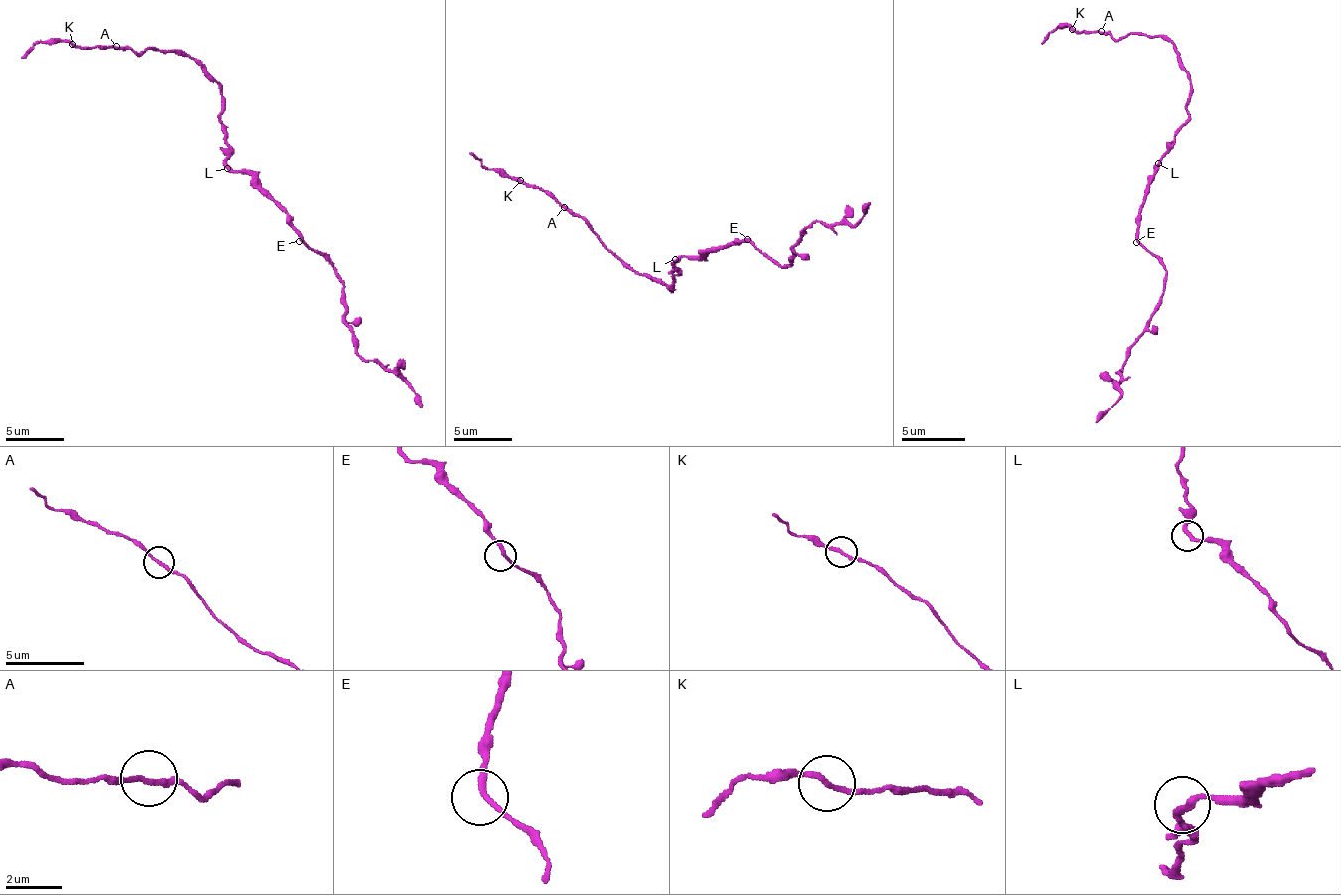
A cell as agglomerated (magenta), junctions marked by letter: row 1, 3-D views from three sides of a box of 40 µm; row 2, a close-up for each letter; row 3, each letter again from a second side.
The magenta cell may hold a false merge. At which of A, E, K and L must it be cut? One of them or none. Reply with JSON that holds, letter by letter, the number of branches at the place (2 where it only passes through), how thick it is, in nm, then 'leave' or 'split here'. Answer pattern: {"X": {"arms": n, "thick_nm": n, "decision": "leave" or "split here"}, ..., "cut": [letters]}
{"A": {"arms": 2, "thick_nm": 190, "decision": "leave"}, "E": {"arms": 2, "thick_nm": 200, "decision": "leave"}, "K": {"arms": 2, "thick_nm": 190, "decision": "leave"}, "L": {"arms": 2, "thick_nm": 200, "decision": "leave"}, "cut": []}

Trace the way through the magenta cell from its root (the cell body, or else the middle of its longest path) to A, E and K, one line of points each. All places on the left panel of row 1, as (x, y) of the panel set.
A: (229, 165), (227, 130), (221, 125), (221, 87), (186, 55), (160, 49), (145, 49), (137, 55), (116, 46)
E: (229, 165), (235, 171), (247, 171), (253, 177), (287, 215), (287, 223), (299, 235), (299, 241)
K: (229, 165), (221, 87), (192, 58), (160, 49), (137, 55), (131, 49), (73, 44)

